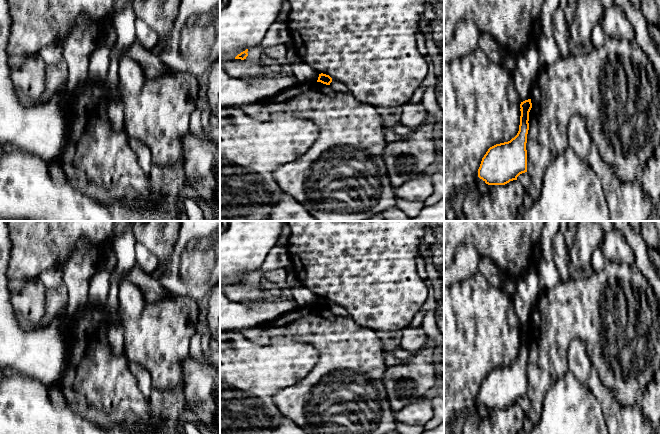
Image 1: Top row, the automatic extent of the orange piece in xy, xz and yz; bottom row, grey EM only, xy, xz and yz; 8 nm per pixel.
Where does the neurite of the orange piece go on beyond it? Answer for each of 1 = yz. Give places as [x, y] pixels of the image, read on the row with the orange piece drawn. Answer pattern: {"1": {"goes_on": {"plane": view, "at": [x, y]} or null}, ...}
{"1": {"goes_on": null}}

